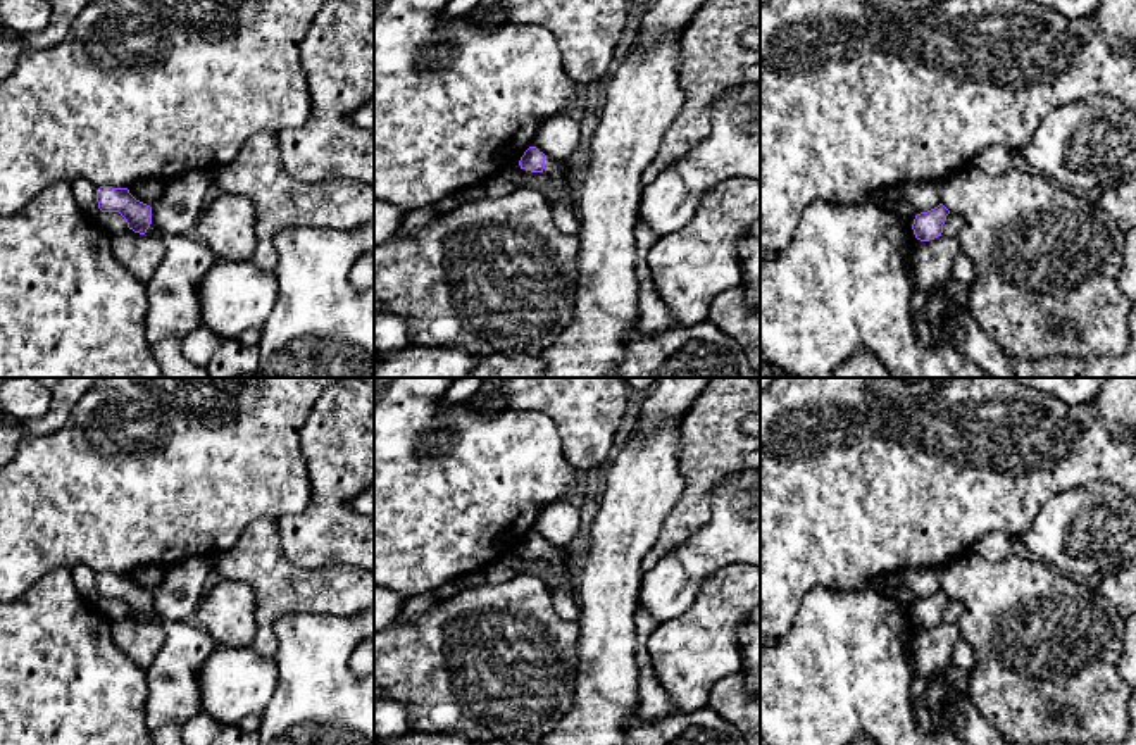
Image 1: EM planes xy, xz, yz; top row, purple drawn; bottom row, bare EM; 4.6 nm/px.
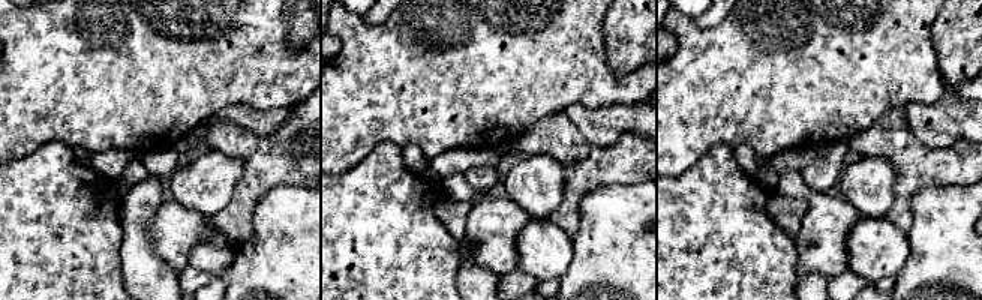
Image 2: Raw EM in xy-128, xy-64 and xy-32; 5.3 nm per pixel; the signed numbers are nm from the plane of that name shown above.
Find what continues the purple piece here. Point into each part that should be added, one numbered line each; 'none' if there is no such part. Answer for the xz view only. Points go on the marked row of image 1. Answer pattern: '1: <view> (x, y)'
1: xz (552, 166)

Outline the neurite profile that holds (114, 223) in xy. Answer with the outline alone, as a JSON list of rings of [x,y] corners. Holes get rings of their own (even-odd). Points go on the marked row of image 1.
[[[98,212],[97,214],[98,224],[107,229],[110,235],[119,235],[128,229],[126,219],[119,212]]]

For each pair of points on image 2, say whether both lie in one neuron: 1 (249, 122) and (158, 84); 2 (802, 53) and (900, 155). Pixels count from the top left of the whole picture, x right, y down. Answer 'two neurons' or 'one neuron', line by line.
1: two neurons
2: two neurons

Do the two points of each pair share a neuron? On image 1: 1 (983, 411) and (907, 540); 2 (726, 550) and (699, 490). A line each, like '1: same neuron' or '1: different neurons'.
1: same neuron
2: different neurons

